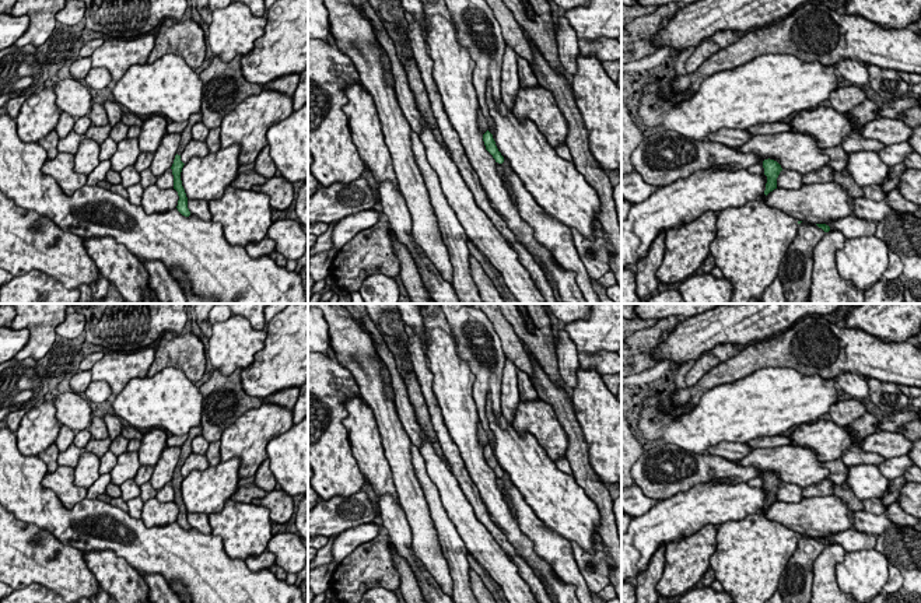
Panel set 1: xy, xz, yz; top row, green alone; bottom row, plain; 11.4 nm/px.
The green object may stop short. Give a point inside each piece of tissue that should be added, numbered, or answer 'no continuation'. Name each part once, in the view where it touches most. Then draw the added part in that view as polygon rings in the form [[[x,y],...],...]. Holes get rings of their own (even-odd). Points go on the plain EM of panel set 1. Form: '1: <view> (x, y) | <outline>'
1: xy (186, 448) | [[[193,427],[189,430],[188,432],[188,439],[183,442],[183,445],[181,446],[181,456],[179,456],[179,462],[176,464],[178,469],[182,467],[182,464],[185,463],[185,460],[189,457],[189,455],[192,453],[192,441],[197,437],[202,435],[202,427]]]

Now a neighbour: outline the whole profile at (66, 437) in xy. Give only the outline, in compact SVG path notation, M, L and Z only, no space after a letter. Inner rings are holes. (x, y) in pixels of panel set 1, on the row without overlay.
M60 425L59 435L55 441L59 452L64 452L74 442L76 432L66 425Z

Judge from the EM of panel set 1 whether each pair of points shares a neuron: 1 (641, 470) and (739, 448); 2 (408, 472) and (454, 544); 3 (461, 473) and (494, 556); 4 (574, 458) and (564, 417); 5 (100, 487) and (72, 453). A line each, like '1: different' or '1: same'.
1: same
2: same
3: different
4: same
5: different

